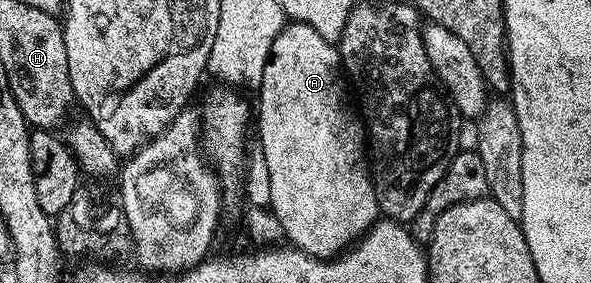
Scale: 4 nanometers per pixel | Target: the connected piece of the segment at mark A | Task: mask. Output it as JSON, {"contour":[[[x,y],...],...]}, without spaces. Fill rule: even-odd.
{"contour":[[[286,22],[284,29],[279,33],[279,37],[275,37],[275,45],[271,45],[267,69],[263,69],[263,81],[259,88],[261,104],[255,107],[255,129],[257,125],[257,131],[261,134],[259,142],[267,159],[267,170],[271,175],[271,199],[269,203],[271,212],[279,219],[279,224],[283,227],[284,238],[292,246],[297,247],[303,253],[314,255],[317,259],[332,259],[342,254],[346,249],[352,247],[361,236],[366,235],[369,228],[378,222],[379,219],[377,198],[373,188],[371,163],[368,158],[365,160],[365,151],[367,155],[367,139],[363,134],[363,123],[359,118],[358,112],[355,110],[354,104],[353,107],[349,104],[349,99],[345,96],[344,86],[346,87],[346,84],[343,82],[340,50],[323,37],[319,37],[319,33],[315,33],[315,29],[311,29],[306,23]]]}

